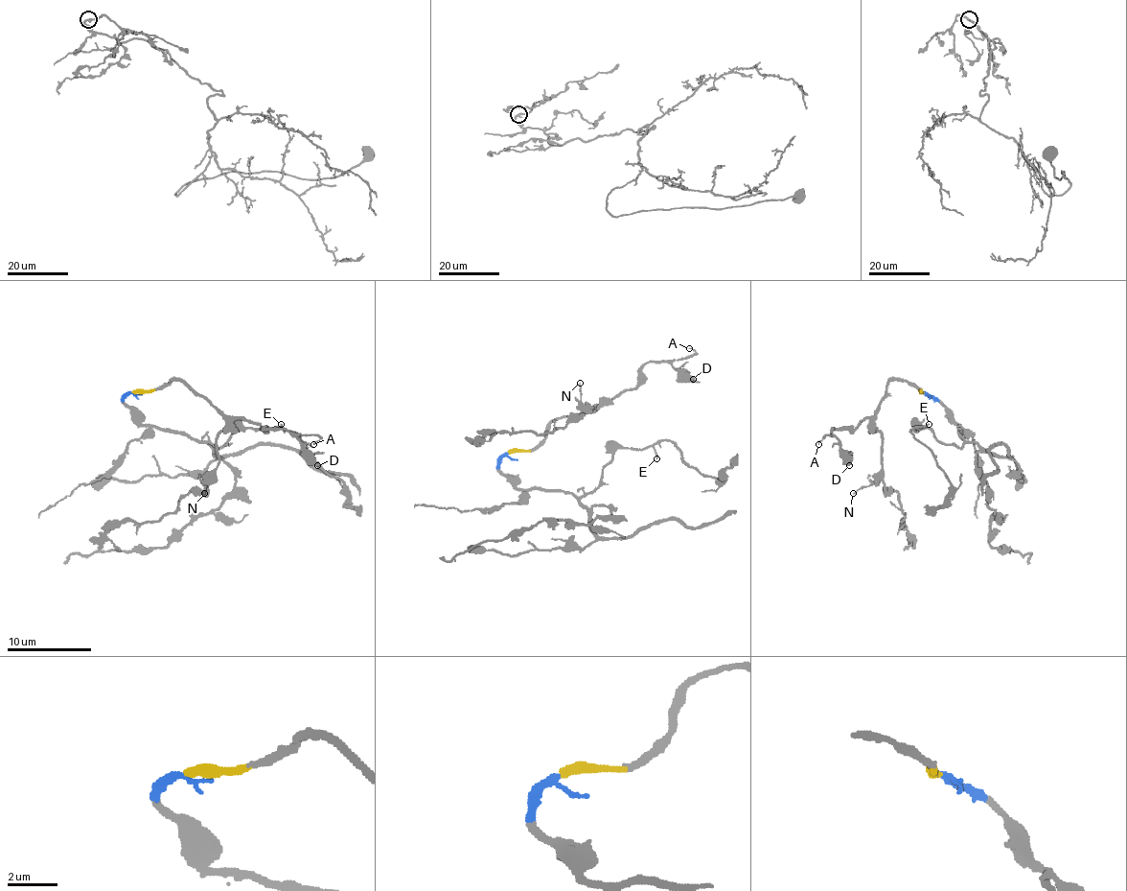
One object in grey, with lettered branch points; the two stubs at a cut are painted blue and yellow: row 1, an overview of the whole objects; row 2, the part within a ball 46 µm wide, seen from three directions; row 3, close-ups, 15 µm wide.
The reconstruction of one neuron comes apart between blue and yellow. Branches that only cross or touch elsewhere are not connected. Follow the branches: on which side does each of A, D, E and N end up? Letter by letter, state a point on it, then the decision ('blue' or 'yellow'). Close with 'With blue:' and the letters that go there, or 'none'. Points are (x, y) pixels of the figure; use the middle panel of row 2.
A: place (689, 348); yellow
D: place (693, 379); yellow
E: place (656, 458); blue
N: place (580, 383); yellow
With blue: E

